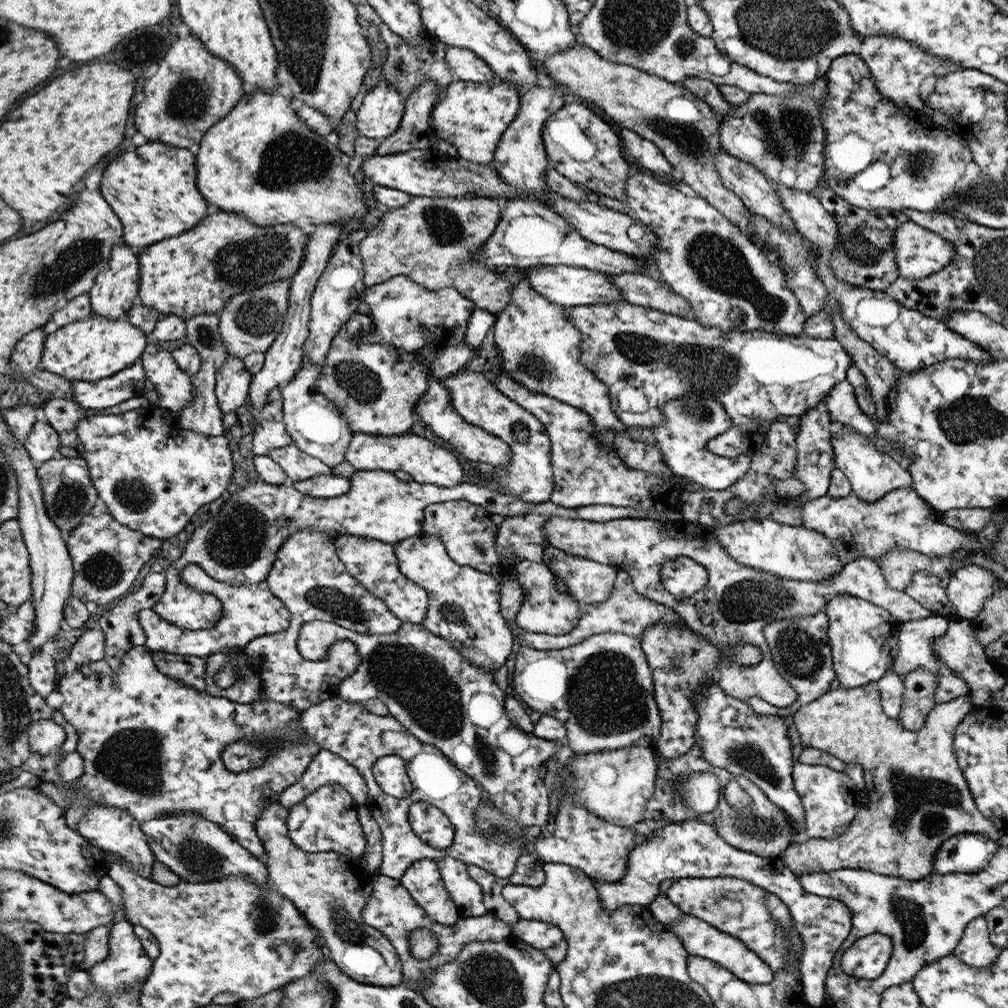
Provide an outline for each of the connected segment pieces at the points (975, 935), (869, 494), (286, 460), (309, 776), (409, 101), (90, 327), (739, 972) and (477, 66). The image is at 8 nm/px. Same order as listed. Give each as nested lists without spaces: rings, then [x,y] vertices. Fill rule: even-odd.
[[[983,916],[974,919],[965,928],[965,932],[950,953],[965,962],[970,968],[982,970],[990,969],[1002,948],[994,946],[989,939],[989,927]]]
[[[833,423],[837,427],[832,433],[834,449],[834,460],[836,466],[852,482],[852,490],[860,500],[868,501],[868,504],[876,500],[882,500],[887,492],[897,488],[910,487],[913,489],[913,477],[902,466],[898,460],[894,460],[888,453],[884,452],[872,440],[870,435],[863,435],[850,425]]]
[[[291,443],[282,448],[275,448],[269,454],[287,474],[288,483],[305,481],[316,476],[331,474],[331,468],[318,457],[310,456]]]
[[[320,749],[313,762],[309,764],[303,779],[281,793],[278,803],[290,809],[326,785],[342,786],[358,805],[368,802],[369,787],[362,777],[362,772],[337,753]]]
[[[427,80],[414,88],[414,94],[405,98],[405,114],[400,128],[393,135],[381,140],[375,154],[380,156],[405,153],[426,143],[433,108],[439,99],[436,83]]]
[[[92,315],[82,322],[73,322],[52,334],[48,334],[46,339],[43,364],[40,370],[58,373],[72,380],[102,380],[130,368],[142,360],[146,349],[150,344],[150,337],[135,324],[130,322],[128,315],[122,320]]]
[[[683,913],[683,918],[677,922],[668,924],[668,930],[672,931],[684,945],[689,956],[701,956],[713,960],[722,965],[722,968],[729,969],[740,981],[749,981],[749,984],[769,984],[772,982],[773,974],[769,966],[736,936],[730,936],[721,929],[714,928],[708,921],[700,920],[696,916]]]
[[[450,47],[445,52],[445,61],[456,72],[460,81],[470,83],[488,83],[496,78],[496,73],[474,52],[458,47]]]

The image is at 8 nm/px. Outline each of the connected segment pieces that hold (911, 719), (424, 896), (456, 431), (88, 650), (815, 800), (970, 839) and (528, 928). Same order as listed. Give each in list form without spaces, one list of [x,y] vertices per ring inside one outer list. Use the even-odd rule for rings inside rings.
[[[922,667],[911,670],[905,680],[905,696],[903,696],[903,710],[898,720],[905,727],[918,732],[925,723],[928,713],[935,707],[935,688],[939,678],[930,670]]]
[[[422,859],[413,862],[399,880],[438,924],[452,926],[461,918],[457,905],[445,889],[445,881],[442,880],[436,860]]]
[[[452,400],[446,404],[446,408],[442,408],[442,416],[422,419],[422,422],[472,462],[486,462],[495,468],[505,468],[511,462],[509,444],[477,424],[470,424],[454,408]]]
[[[94,622],[86,631],[70,652],[70,657],[78,666],[105,659],[107,655],[106,633],[103,628]]]
[[[796,765],[794,790],[806,812],[803,837],[810,839],[838,839],[860,810],[862,791],[853,784],[845,771],[835,771],[822,765]]]
[[[981,833],[956,835],[937,848],[933,870],[936,874],[980,872],[992,859],[990,851],[988,838],[982,838]]]
[[[521,920],[512,926],[519,941],[533,945],[534,948],[544,950],[556,946],[565,938],[564,932],[556,924],[536,922],[535,920]]]

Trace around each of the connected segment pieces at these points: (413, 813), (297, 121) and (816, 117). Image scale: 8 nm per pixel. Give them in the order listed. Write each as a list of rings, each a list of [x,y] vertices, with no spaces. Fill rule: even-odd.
[[[422,801],[414,802],[410,805],[408,820],[412,831],[433,848],[445,849],[452,844],[453,824],[437,806]]]
[[[254,91],[254,93],[244,94],[237,107],[234,107],[228,115],[225,116],[220,122],[210,127],[208,134],[201,139],[200,149],[196,152],[197,159],[197,187],[200,188],[201,195],[205,197],[208,204],[216,204],[219,209],[224,212],[235,212],[240,216],[245,216],[252,224],[258,226],[275,226],[275,224],[291,224],[301,228],[303,232],[310,232],[310,227],[318,226],[321,224],[342,223],[344,220],[350,218],[361,218],[362,214],[366,214],[366,206],[362,202],[364,195],[362,190],[358,188],[356,179],[348,174],[348,162],[342,164],[340,160],[340,144],[335,146],[326,140],[326,136],[322,136],[314,132],[307,124],[301,121],[301,117],[297,115],[297,111],[290,108],[291,99],[285,98],[274,91]]]
[[[814,80],[813,83],[800,85],[800,94],[794,96],[770,96],[766,94],[754,94],[746,103],[740,106],[734,105],[733,110],[721,120],[720,141],[722,149],[730,156],[746,162],[754,169],[764,173],[772,180],[775,186],[780,184],[786,188],[794,188],[802,192],[812,193],[818,186],[822,174],[824,174],[824,125],[823,108],[824,97],[828,93],[826,80]]]

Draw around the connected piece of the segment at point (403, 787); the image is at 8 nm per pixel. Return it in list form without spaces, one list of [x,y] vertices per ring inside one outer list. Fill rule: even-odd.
[[[388,755],[378,759],[374,763],[373,772],[378,785],[390,796],[402,799],[413,792],[408,766],[401,756]]]

